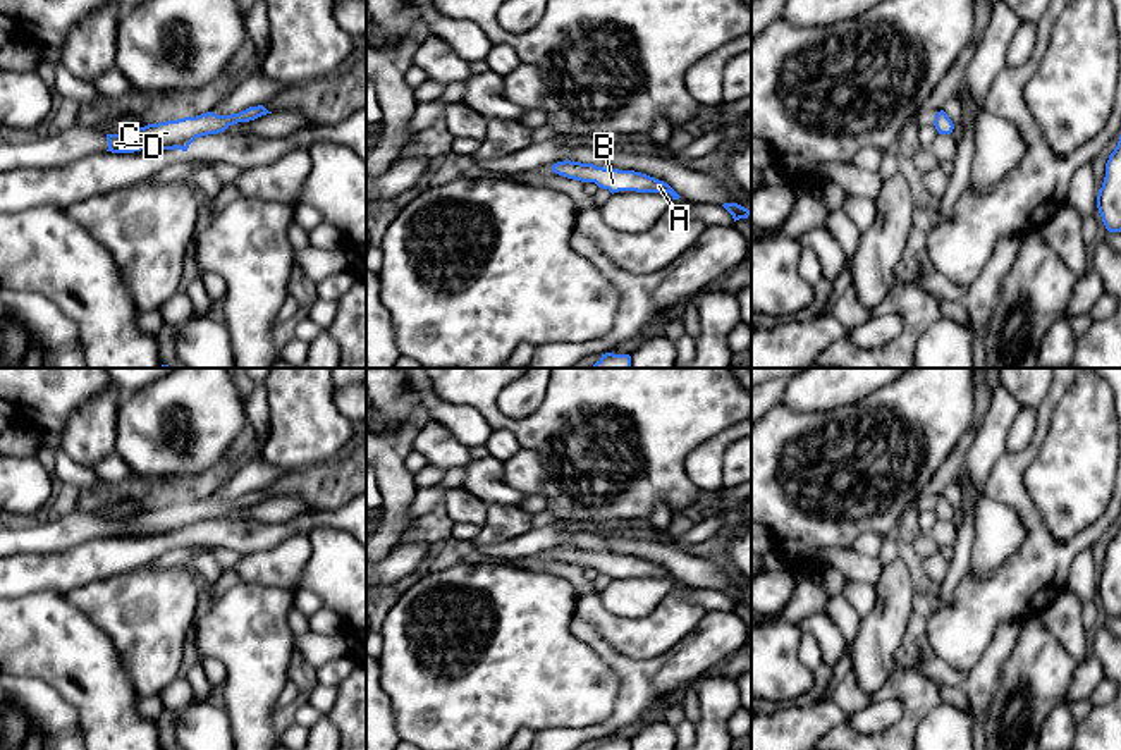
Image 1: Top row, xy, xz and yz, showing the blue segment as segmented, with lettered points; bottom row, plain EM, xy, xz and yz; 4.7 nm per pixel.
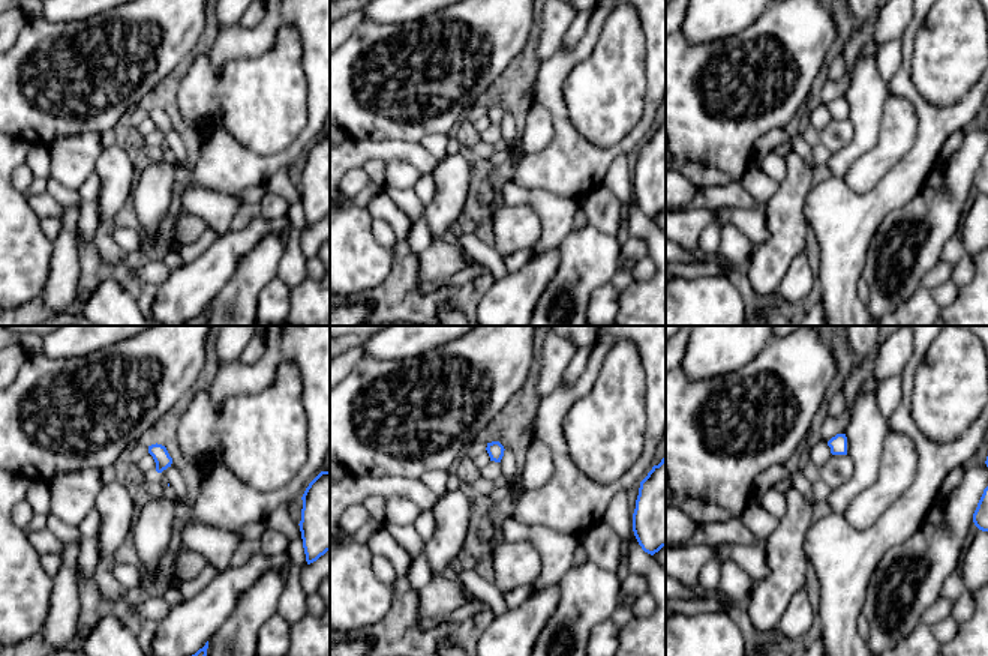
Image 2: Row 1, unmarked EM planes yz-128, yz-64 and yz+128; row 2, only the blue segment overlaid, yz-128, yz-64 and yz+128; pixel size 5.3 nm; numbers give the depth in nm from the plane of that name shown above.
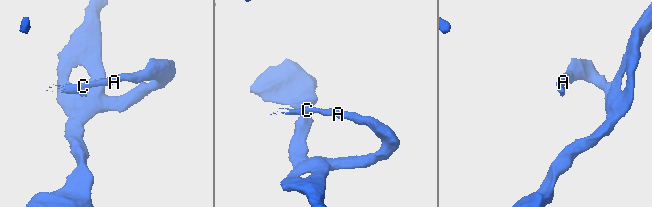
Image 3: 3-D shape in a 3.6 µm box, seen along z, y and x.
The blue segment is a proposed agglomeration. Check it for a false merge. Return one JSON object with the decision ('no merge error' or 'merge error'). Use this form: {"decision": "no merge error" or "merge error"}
{"decision": "no merge error"}

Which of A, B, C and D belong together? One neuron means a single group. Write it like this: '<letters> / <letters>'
A B C D

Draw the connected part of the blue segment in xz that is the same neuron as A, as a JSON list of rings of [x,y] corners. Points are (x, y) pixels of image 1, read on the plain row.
[[[564,545],[554,549],[552,557],[581,568],[595,568],[598,573],[609,575],[612,580],[619,576],[636,576],[669,578],[672,585],[681,583],[667,568],[634,556],[603,554],[593,549]]]

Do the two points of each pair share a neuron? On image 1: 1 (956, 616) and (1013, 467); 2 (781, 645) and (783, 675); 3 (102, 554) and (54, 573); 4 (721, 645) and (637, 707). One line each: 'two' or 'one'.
1: one
2: one
3: one
4: one

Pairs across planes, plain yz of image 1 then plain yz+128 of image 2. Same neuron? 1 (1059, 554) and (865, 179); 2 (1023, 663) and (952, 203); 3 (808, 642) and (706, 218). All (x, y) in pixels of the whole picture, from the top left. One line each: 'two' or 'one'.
1: two
2: one
3: two

